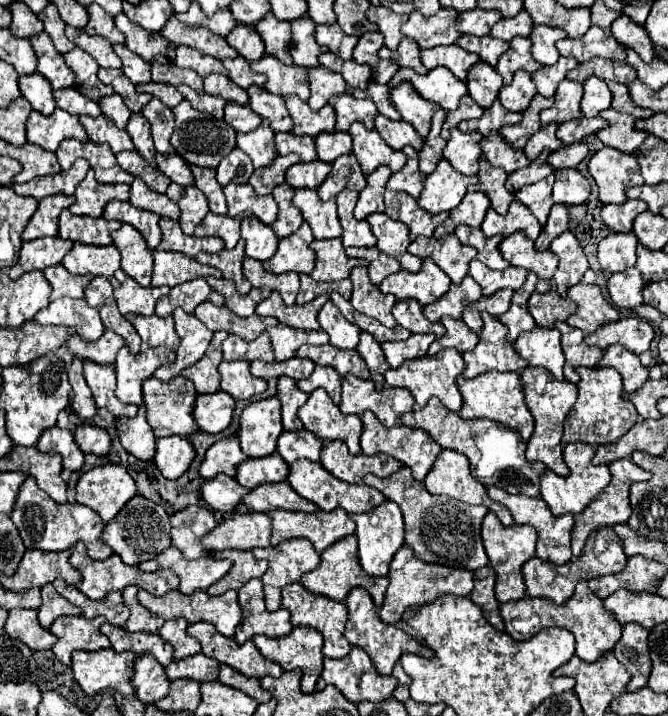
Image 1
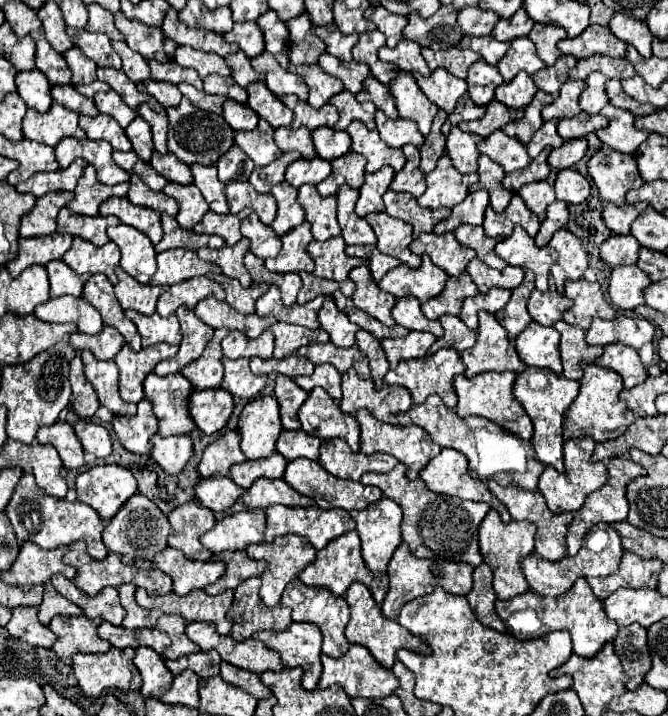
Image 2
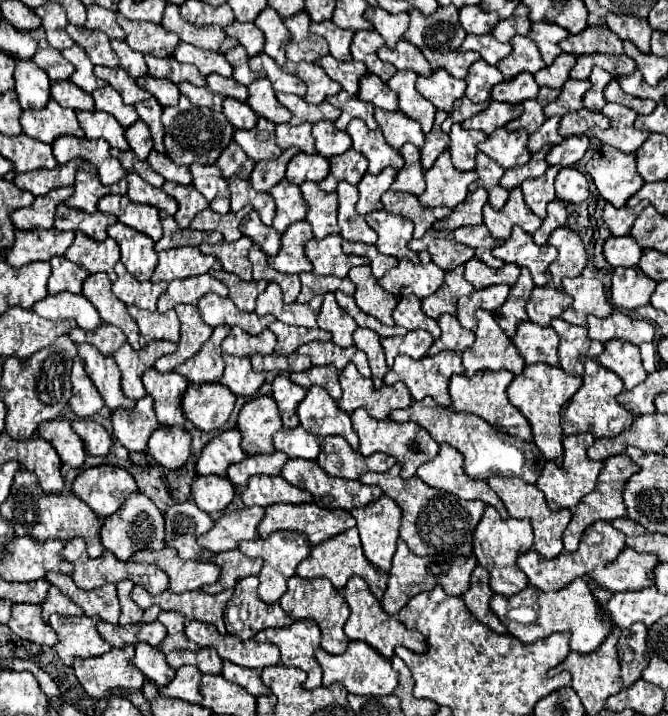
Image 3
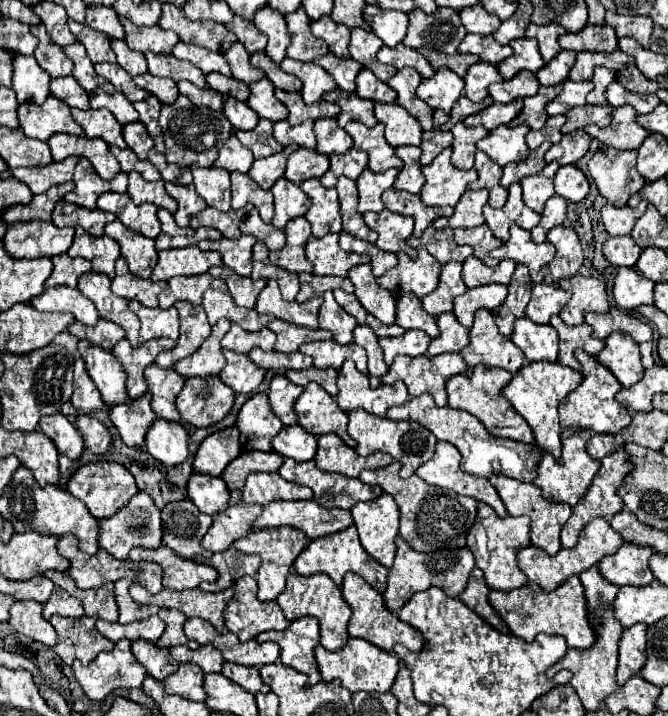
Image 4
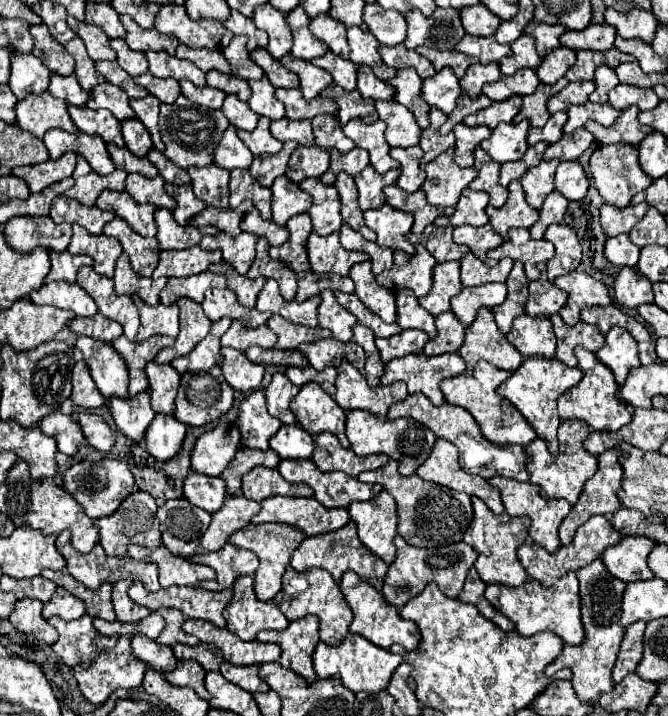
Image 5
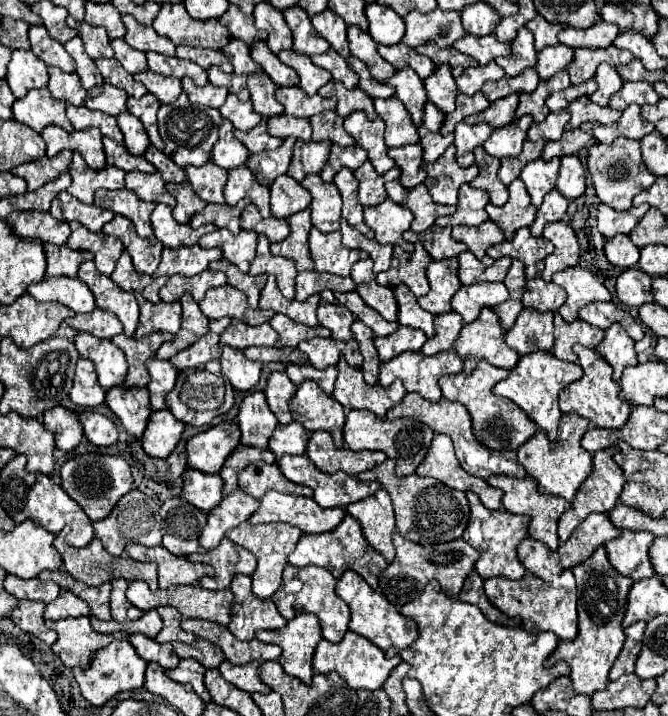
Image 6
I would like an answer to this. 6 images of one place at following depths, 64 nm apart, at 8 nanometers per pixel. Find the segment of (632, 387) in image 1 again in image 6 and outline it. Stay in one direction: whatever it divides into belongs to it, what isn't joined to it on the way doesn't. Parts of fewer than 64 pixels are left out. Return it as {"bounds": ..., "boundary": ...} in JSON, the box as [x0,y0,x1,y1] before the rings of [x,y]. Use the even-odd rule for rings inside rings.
{"bounds":[598,324,636,382],"boundary":[[[612,324],[606,330],[604,340],[598,344],[598,354],[614,368],[614,380],[618,382],[622,376],[622,370],[626,366],[636,366],[636,352],[634,352],[634,340],[624,332],[620,324]]]}

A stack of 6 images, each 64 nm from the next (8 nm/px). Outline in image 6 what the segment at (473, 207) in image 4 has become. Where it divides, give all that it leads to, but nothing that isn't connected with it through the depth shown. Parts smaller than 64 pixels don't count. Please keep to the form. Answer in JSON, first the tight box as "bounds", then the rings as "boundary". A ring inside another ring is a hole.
{"bounds":[438,184,488,226],"boundary":[[[464,184],[460,188],[458,194],[458,206],[456,212],[452,216],[446,218],[438,218],[440,226],[480,226],[482,222],[488,220],[488,214],[484,210],[484,206],[488,204],[488,192],[484,190],[476,190],[470,188],[468,184]]]}

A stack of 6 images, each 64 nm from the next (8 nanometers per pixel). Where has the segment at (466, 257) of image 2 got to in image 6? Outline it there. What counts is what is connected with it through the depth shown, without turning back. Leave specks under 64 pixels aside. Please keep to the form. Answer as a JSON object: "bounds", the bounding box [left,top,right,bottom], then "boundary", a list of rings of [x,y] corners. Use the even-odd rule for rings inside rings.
{"bounds":[418,226,466,260],"boundary":[[[432,226],[428,230],[424,230],[422,234],[418,234],[418,240],[424,244],[426,252],[434,258],[434,260],[444,260],[444,258],[454,258],[460,252],[466,250],[466,246],[462,242],[452,240],[450,236],[450,228],[438,228]]]}

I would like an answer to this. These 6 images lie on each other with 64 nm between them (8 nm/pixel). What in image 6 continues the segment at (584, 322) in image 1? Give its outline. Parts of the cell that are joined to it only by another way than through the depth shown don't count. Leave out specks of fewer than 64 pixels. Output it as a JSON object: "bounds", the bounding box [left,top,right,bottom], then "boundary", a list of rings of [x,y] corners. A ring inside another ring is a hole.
{"bounds":[552,266,612,322],"boundary":[[[580,266],[560,270],[560,272],[556,272],[556,276],[552,276],[552,280],[558,286],[562,286],[568,294],[566,302],[558,308],[558,314],[566,322],[574,322],[578,318],[578,310],[582,306],[586,306],[588,302],[612,298],[608,288],[590,270],[584,270]]]}

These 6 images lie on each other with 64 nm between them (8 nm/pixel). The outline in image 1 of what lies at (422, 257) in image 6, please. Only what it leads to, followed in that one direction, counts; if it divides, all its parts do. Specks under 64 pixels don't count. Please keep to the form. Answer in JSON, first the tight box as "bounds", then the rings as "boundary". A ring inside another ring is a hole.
{"bounds":[380,260,450,306],"boundary":[[[422,260],[422,268],[418,272],[398,270],[390,276],[386,276],[380,284],[380,290],[384,294],[394,294],[396,300],[414,298],[422,306],[432,304],[442,294],[446,294],[450,288],[450,278],[430,260]]]}

